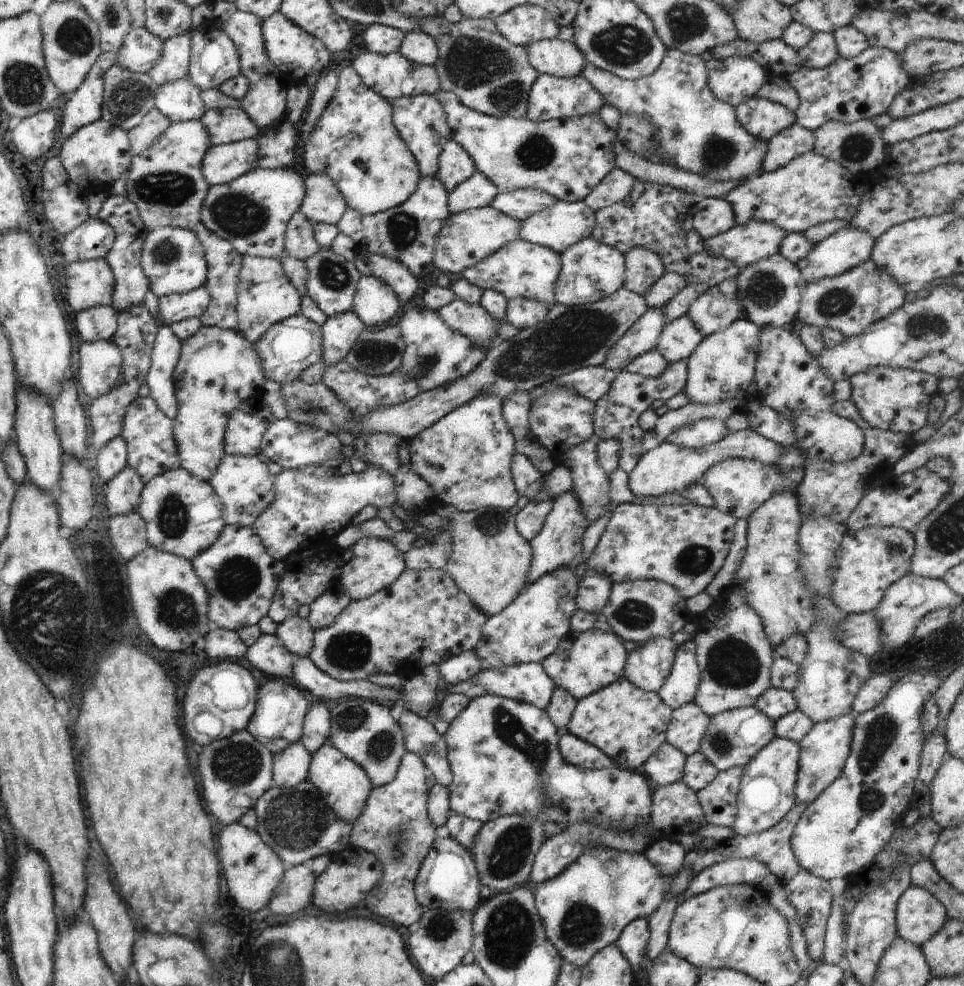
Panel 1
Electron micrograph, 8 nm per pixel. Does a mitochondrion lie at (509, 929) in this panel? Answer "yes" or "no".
yes

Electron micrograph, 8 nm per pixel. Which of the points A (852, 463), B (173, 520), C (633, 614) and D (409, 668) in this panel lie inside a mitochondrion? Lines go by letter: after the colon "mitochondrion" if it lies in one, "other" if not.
A: other
B: mitochondrion
C: mitochondrion
D: other

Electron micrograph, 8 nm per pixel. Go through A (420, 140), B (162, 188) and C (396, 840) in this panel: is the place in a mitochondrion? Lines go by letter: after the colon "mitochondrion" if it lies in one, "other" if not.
A: other
B: mitochondrion
C: mitochondrion

